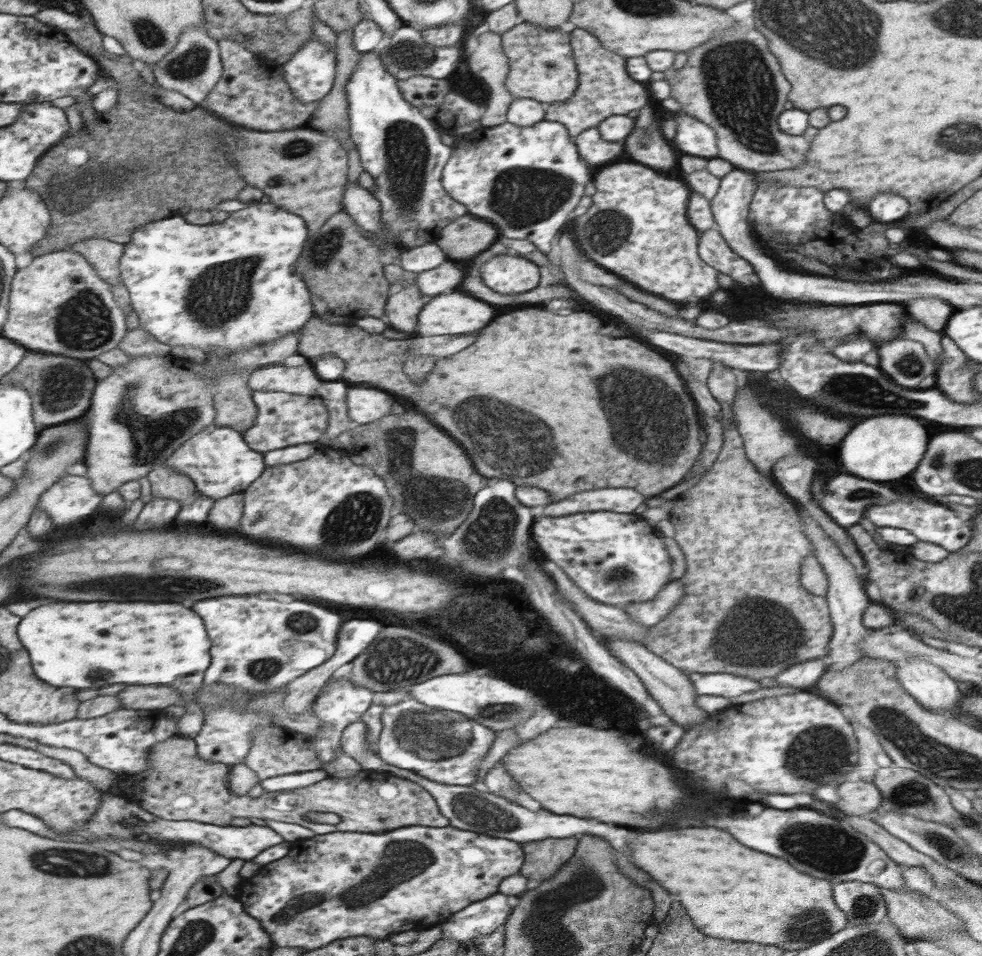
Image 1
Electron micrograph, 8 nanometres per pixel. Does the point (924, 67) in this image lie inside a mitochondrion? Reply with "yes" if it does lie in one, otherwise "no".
no

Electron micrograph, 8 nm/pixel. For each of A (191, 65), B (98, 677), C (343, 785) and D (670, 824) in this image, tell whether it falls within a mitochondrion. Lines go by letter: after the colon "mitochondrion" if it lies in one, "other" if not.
A: mitochondrion
B: other
C: other
D: other

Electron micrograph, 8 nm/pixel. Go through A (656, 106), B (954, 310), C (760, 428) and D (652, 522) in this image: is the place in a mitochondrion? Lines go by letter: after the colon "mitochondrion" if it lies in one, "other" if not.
A: other
B: other
C: other
D: other

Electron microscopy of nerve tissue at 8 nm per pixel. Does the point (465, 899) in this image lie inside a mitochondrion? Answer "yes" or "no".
no

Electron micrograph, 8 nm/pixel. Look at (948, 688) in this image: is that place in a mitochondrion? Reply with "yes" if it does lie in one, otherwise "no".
no

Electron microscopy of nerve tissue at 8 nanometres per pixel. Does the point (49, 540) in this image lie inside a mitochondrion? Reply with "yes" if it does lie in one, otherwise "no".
no

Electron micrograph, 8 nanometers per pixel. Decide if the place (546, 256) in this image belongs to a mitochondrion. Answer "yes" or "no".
no

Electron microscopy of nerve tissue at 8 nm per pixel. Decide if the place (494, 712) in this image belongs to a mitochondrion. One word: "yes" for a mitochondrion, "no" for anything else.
yes

